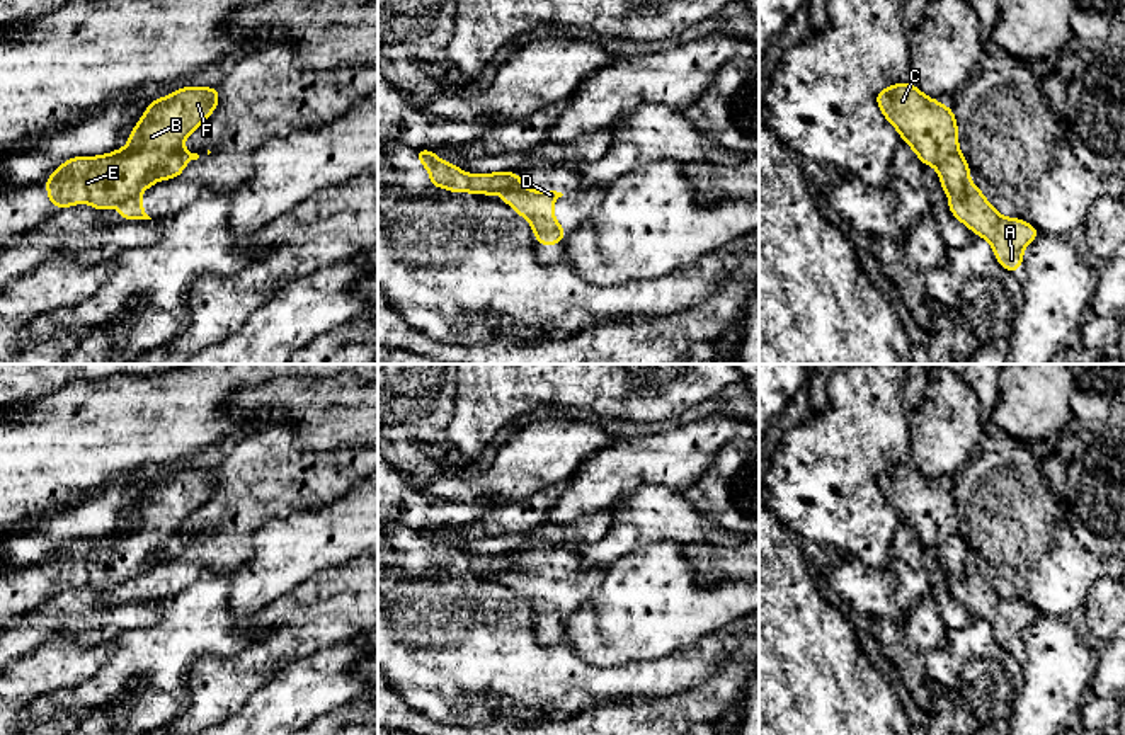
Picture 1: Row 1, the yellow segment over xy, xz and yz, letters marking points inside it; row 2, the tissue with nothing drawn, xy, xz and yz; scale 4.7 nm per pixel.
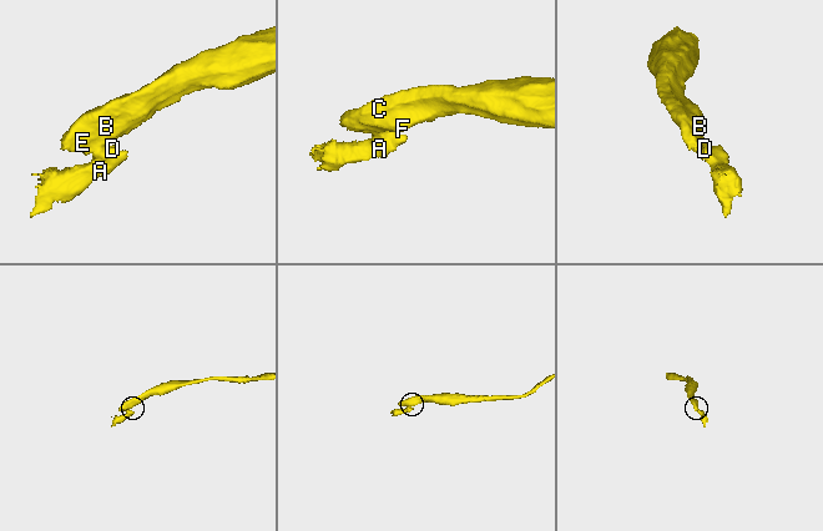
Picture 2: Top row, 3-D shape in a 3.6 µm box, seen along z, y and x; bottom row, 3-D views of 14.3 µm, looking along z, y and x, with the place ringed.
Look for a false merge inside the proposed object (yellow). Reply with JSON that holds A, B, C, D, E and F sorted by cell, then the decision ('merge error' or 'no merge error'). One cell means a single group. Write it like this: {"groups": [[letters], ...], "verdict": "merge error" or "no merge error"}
{"groups": [["A", "D"], ["B", "C", "E", "F"]], "verdict": "merge error"}

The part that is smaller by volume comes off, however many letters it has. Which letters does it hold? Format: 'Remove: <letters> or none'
Remove: A, D

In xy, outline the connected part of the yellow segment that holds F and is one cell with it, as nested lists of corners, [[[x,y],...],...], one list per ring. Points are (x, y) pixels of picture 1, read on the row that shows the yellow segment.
[[[182,87],[151,100],[123,150],[100,157],[75,157],[46,180],[54,208],[89,202],[99,211],[140,196],[160,179],[182,175],[197,153],[184,150],[184,140],[213,114],[220,102],[214,87]]]

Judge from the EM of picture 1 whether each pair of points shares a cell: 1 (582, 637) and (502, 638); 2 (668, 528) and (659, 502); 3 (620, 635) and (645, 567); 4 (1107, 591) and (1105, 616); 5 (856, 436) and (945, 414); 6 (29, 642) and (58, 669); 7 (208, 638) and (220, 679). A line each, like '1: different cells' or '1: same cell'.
1: different cells
2: same cell
3: same cell
4: same cell
5: different cells
6: different cells
7: different cells

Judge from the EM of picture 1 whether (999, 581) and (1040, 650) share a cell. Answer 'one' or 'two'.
two

